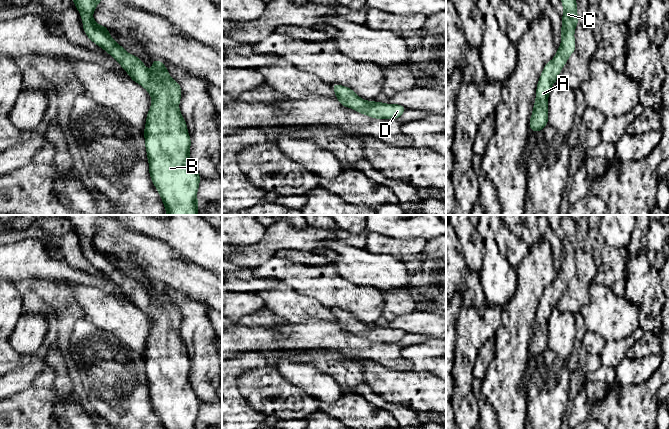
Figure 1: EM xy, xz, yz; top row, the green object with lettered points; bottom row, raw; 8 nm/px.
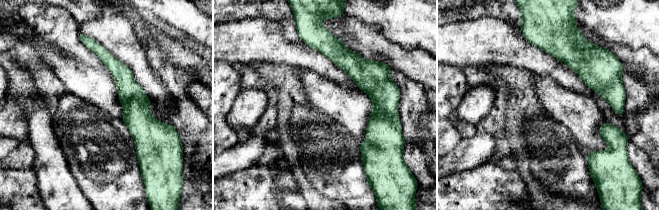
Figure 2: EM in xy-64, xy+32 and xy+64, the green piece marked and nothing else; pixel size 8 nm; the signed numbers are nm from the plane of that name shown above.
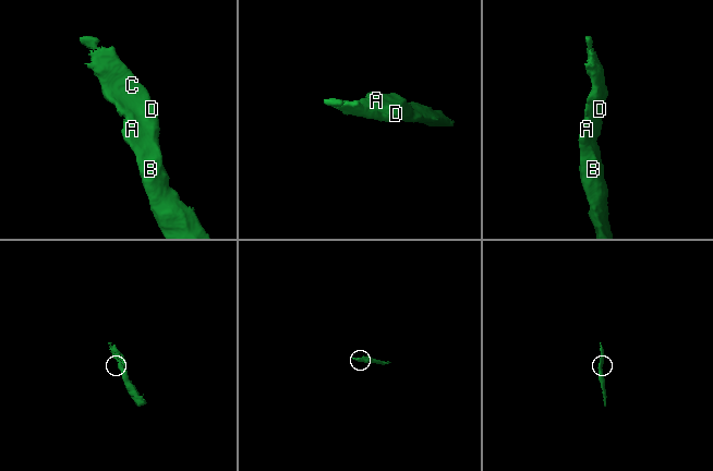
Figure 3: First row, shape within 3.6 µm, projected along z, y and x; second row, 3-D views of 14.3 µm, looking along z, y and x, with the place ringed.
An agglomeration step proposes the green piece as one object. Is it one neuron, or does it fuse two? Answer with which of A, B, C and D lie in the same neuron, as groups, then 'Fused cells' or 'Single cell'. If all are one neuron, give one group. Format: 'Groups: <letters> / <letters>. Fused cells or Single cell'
Groups: A B C D. Single cell

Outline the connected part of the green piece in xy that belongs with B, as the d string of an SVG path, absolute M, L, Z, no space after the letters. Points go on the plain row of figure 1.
M66 215L78 233L83 254L87 261L96 269L110 278L128 297L130 302L145 312L152 328L146 341L144 353L145 372L149 386L149 398L161 420L164 429L197 429L197 415L201 400L193 390L189 380L191 363L187 354L187 348L183 342L179 326L181 324L181 310L173 304L168 293L162 285L153 283L152 295L143 288L137 280L128 277L109 258L108 251L99 249L93 242L93 237L99 226L109 218L117 218L117 215Z

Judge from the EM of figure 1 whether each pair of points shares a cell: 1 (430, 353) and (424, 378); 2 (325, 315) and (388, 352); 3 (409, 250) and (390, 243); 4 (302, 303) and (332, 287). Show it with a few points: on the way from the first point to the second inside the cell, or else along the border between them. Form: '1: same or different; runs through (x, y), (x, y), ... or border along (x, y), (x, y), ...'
1: different; border along (414, 370), (427, 370), (435, 376)
2: different; border along (310, 320), (334, 321)
3: same; runs through (404, 248), (395, 247)
4: different; border along (291, 287), (315, 298), (321, 304), (331, 309)

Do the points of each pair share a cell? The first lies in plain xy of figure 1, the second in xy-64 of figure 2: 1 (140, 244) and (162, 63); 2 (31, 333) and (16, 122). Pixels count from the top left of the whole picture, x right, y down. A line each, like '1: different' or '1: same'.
1: different
2: same

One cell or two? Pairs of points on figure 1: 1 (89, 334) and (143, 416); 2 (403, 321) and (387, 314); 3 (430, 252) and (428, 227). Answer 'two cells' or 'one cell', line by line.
1: one cell
2: two cells
3: two cells

